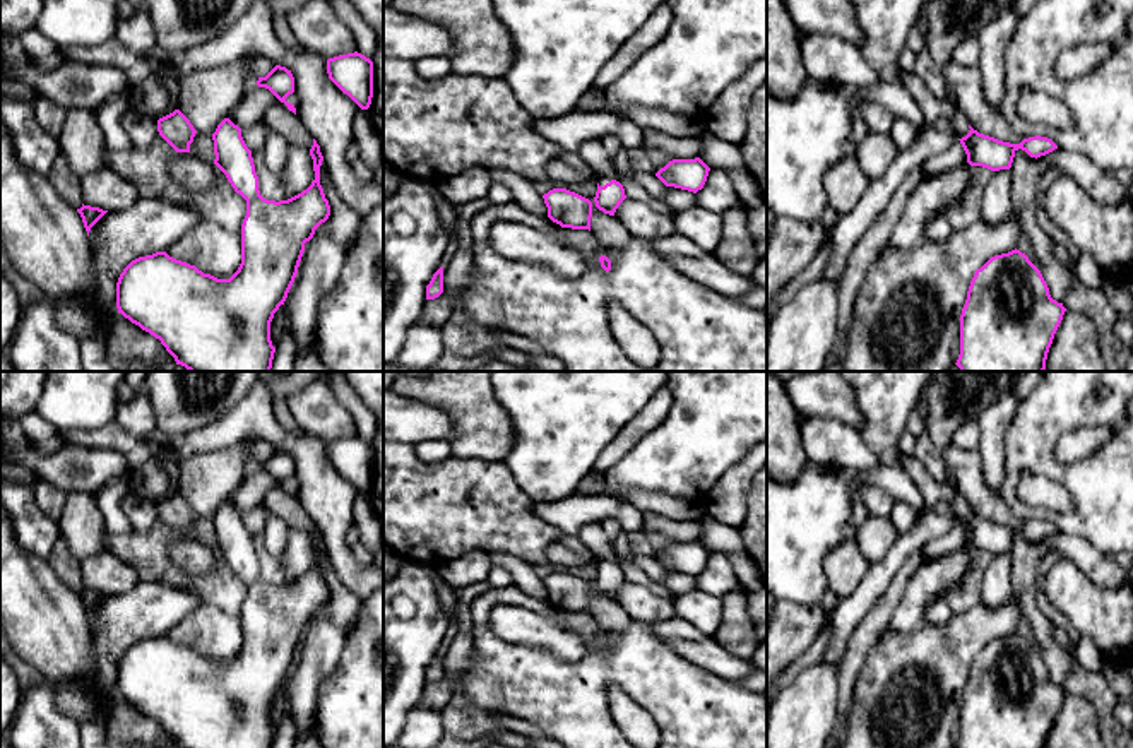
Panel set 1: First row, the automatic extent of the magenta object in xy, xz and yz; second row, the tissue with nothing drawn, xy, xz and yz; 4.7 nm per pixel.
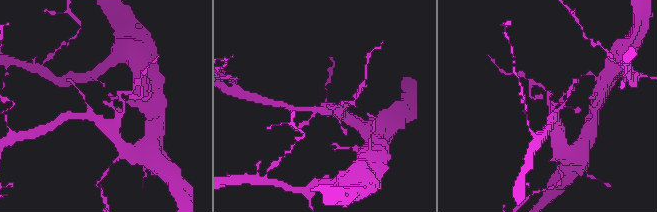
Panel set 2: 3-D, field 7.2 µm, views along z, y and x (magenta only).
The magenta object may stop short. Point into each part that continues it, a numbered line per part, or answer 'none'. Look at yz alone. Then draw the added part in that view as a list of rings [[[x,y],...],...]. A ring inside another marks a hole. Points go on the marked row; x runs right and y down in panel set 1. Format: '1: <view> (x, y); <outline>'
1: yz (933, 108); [[[900,68],[899,80],[909,89],[914,101],[922,110],[924,122],[934,122],[946,116],[952,122],[952,132],[957,139],[962,139],[969,134],[970,128],[965,115],[955,104],[936,99],[914,72],[904,72]]]

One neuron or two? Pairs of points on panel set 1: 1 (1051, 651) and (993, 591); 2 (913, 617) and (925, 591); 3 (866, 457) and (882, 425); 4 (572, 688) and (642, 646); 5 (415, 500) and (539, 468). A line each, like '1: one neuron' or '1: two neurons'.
1: two neurons
2: one neuron
3: two neurons
4: one neuron
5: two neurons

